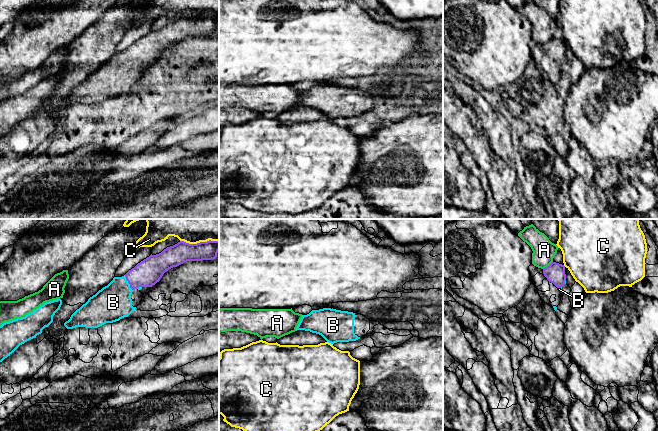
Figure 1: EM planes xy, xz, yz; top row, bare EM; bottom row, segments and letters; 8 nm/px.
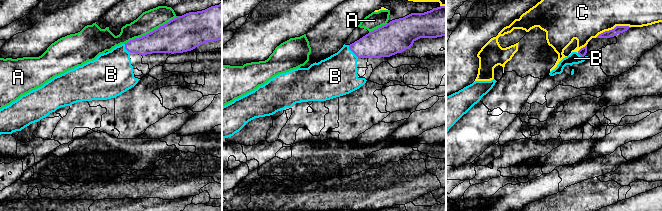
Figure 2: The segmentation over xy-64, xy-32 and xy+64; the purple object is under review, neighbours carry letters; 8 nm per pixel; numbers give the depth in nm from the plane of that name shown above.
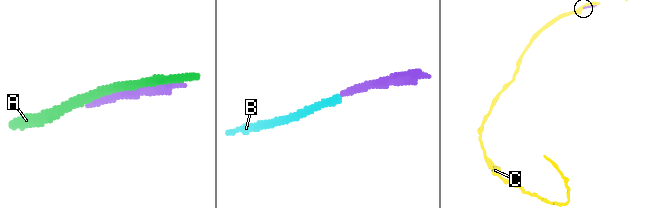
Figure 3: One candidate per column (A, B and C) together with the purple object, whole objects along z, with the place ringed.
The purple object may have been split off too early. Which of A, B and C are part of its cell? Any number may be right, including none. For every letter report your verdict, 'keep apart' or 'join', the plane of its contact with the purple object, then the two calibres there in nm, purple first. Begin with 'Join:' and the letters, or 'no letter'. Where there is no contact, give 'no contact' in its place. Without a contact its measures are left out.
Join: B
A: keep apart; meets purple in yz; 160 nm thick on the purple side, 180 nm on the other
B: join; meets purple in xy; 220 nm thick on the purple side, 300 nm on the other
C: keep apart; meets purple in xy; 170 nm thick on the purple side, 160 nm on the other

